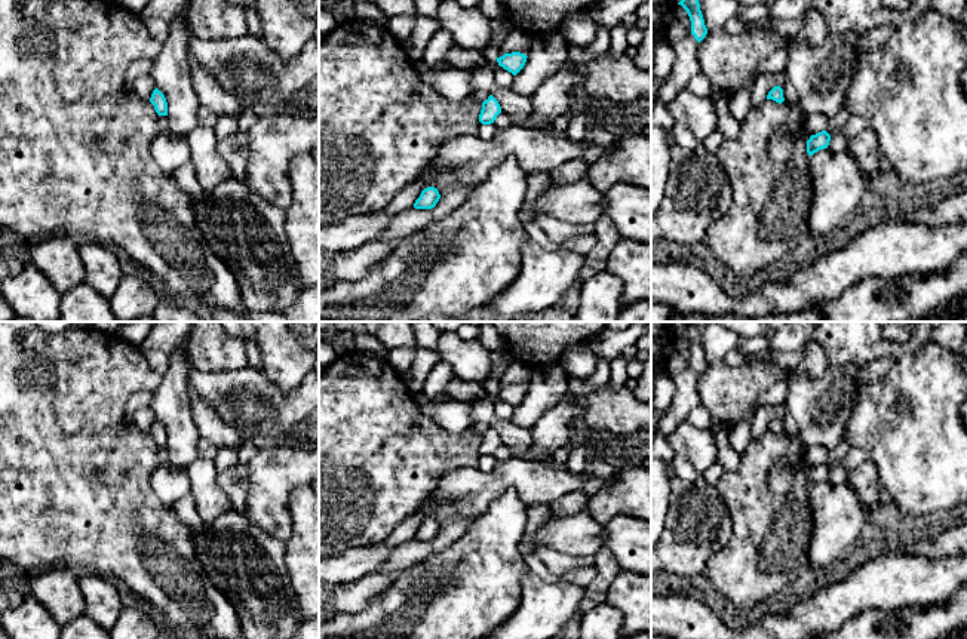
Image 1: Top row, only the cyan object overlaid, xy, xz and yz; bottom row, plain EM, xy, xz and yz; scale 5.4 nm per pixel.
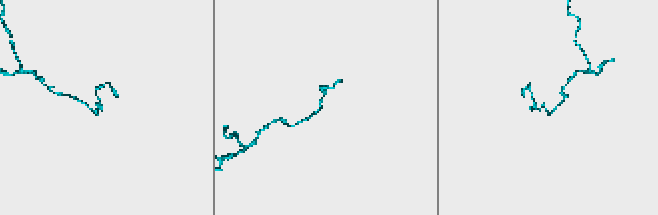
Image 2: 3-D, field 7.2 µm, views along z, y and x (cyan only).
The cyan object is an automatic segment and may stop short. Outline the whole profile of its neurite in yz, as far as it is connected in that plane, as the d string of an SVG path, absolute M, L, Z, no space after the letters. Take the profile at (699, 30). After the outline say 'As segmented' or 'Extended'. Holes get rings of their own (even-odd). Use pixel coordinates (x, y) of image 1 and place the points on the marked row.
M681 0L678 4L687 10L691 21L691 34L700 43L706 37L707 28L704 25L699 0Z. As segmented

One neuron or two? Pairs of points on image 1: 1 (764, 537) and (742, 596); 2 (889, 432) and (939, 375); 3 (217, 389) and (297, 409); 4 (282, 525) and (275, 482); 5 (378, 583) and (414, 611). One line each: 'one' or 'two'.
1: one
2: one
3: one
4: one
5: two

